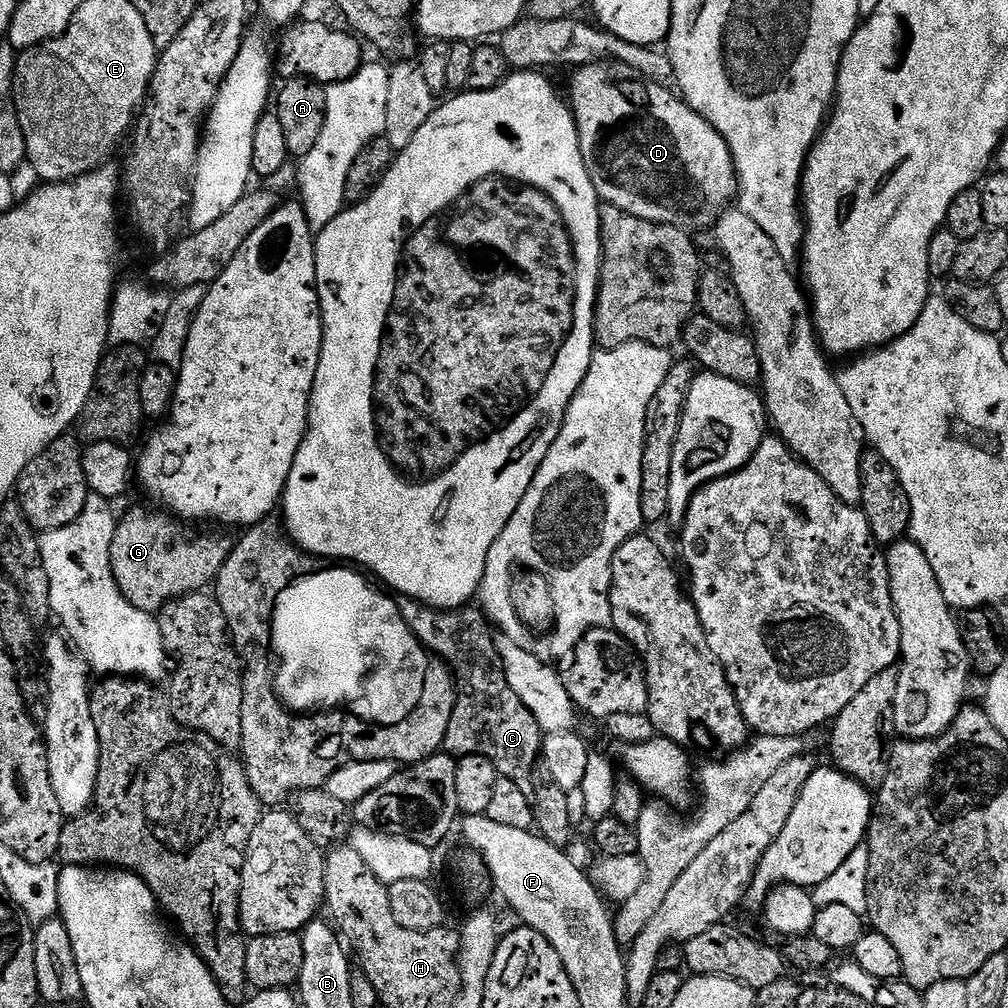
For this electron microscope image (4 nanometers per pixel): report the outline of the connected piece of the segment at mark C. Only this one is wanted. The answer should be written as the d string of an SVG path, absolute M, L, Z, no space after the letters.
M397 595L395 602L418 642L448 665L456 682L454 714L450 714L443 751L453 758L490 758L503 779L512 780L522 794L531 797L534 769L542 756L542 733L534 714L522 706L522 698L506 682L487 615L479 607L441 610L402 595Z

